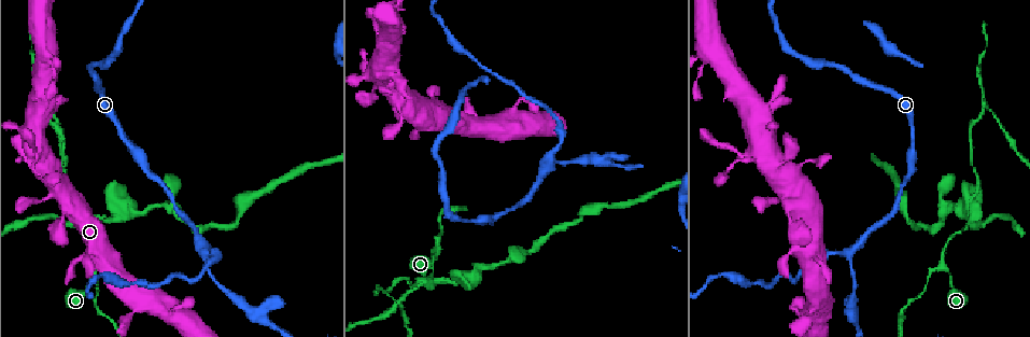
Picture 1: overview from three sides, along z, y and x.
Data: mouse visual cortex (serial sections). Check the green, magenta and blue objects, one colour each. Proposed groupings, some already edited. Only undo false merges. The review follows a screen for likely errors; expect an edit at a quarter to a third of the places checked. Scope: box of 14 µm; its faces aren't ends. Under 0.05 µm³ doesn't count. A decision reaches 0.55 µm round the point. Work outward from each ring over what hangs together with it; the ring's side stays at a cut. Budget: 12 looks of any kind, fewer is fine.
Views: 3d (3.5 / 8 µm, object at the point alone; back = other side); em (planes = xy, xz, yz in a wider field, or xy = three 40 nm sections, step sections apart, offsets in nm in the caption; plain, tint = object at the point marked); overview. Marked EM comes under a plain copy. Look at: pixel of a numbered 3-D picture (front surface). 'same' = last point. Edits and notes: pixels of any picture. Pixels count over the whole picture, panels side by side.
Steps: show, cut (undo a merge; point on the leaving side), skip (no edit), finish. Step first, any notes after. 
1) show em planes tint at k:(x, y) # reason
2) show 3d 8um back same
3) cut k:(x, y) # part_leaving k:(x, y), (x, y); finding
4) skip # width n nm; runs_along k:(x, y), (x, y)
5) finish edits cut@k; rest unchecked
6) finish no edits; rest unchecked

show 3d 3.5um at 1:(945, 265) # sharp bend

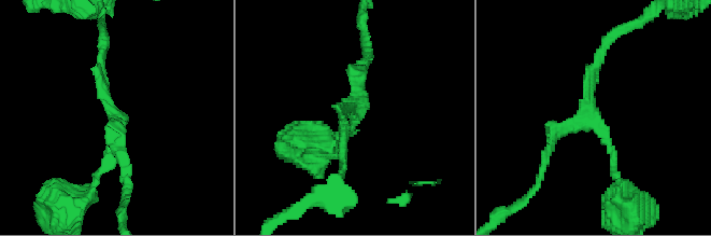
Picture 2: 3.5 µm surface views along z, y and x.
show em xy step 2 tint at 2:(115, 120) # arms 3; arm_widths 100, 150, 200 nm

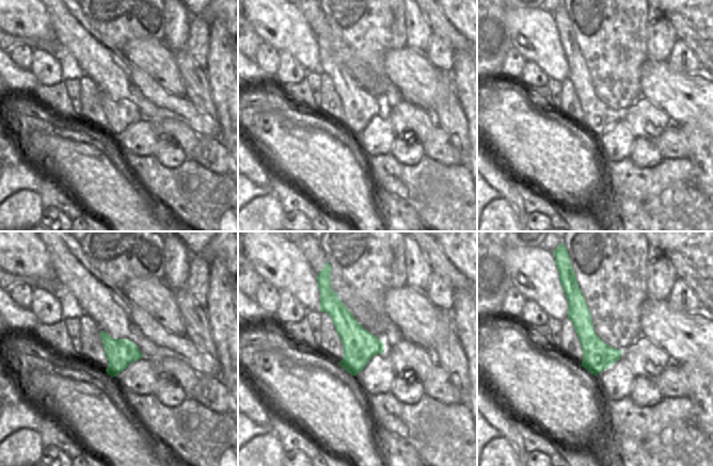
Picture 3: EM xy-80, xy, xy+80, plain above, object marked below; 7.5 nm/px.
skip # width 260 nm; runs_along 3:(574, 285), (596, 371); continuous, no second cell

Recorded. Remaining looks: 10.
show 3d 3.5um back at 1:(436, 282) # looks like a crossing

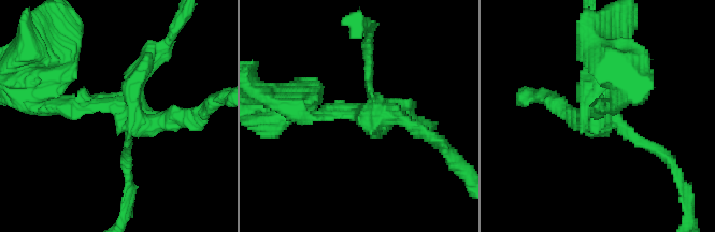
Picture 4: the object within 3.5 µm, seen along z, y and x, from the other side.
cut 4:(93, 102) # arms 4; part_leaving 4:(132, 118), (119, 105), (40, 105); two cells meet here

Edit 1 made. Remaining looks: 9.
show 3d 8um at 1:(550, 159) # three-way junction

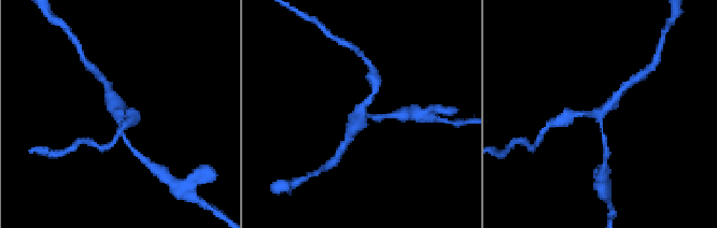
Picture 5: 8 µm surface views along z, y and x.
show em xy step 2 tint at 5:(363, 111)

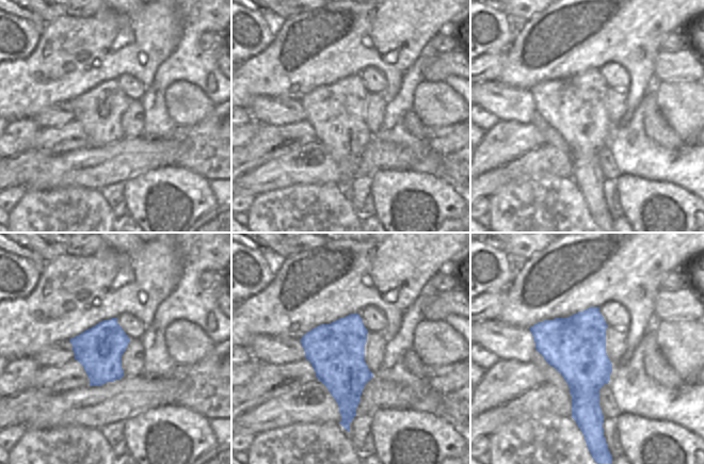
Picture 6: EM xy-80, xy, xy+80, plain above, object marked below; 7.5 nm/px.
skip # runs_along 5:(109, 91), (118, 105), (127, 143); one cell here

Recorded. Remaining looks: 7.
show 3d 8um at 1:(793, 309) # sharp bend

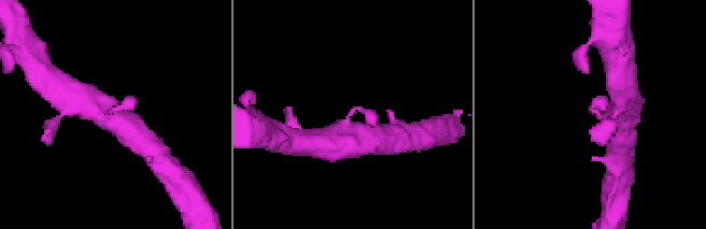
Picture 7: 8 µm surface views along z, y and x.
show 3d 3.5um at 7:(356, 108) # zoom in

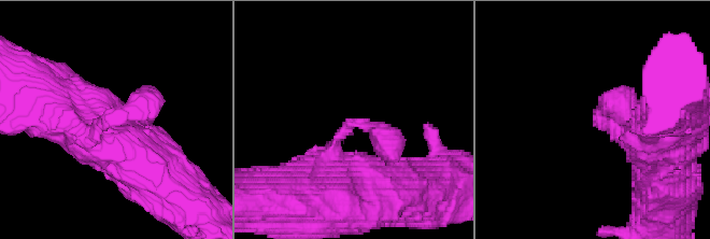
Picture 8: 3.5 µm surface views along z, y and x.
show em xy step 5 tint at 8:(595, 115) # now the EM

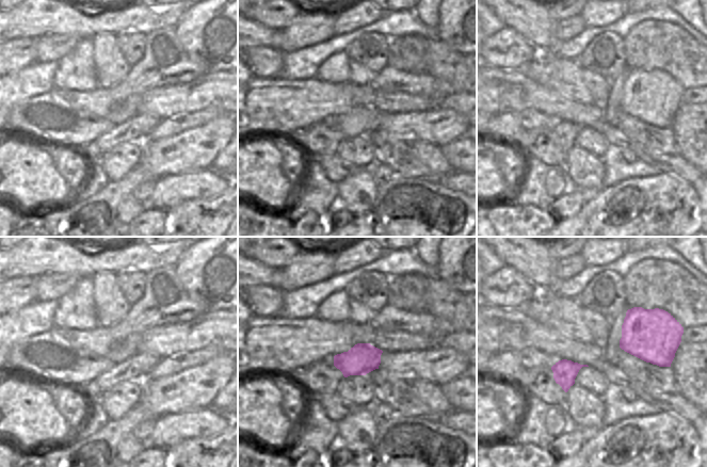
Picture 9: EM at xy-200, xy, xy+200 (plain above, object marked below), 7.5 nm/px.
skip # runs_along 8:(90, 136), (113, 115), (159, 93); one cell here

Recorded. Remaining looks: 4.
show 3d 3.5um at 1:(986, 106) # three-way junction

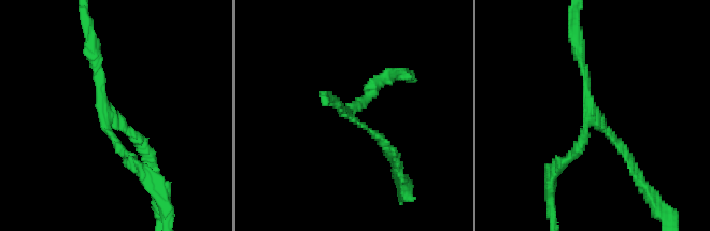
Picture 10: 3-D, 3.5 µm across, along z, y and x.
show em xy step 2 tint at 10:(590, 116) # arms 3; arm_widths 100, 150, 150 nm

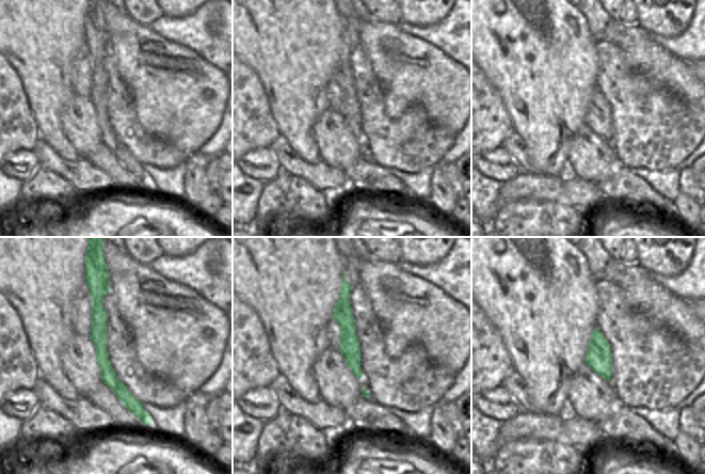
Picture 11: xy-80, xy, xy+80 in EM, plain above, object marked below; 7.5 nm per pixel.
cut 10:(141, 145) # part_leaving 10:(602, 125), (622, 147), (652, 200); two cells meet here

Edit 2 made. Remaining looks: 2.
finish edits cut@4, cut@10; rest unchecked

